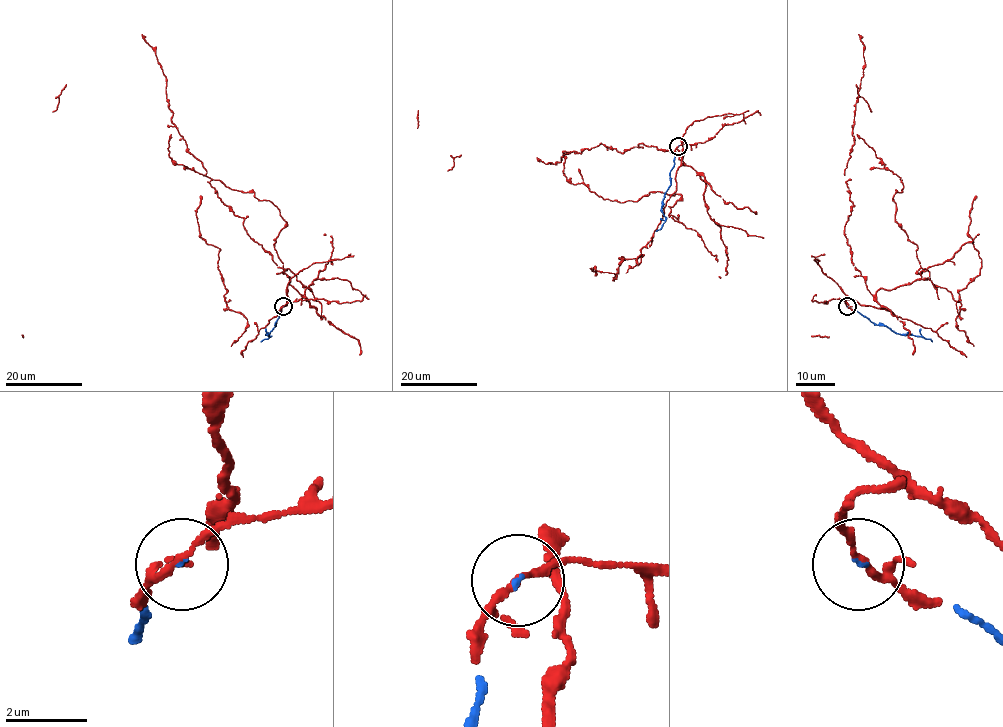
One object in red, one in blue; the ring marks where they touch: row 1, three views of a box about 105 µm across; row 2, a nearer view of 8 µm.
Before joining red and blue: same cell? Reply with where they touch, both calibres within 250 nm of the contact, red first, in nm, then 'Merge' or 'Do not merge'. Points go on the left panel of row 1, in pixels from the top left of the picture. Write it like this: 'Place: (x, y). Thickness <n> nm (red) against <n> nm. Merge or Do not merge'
Place: (283, 306). Thickness 130 nm (red) against 50 nm. Merge

